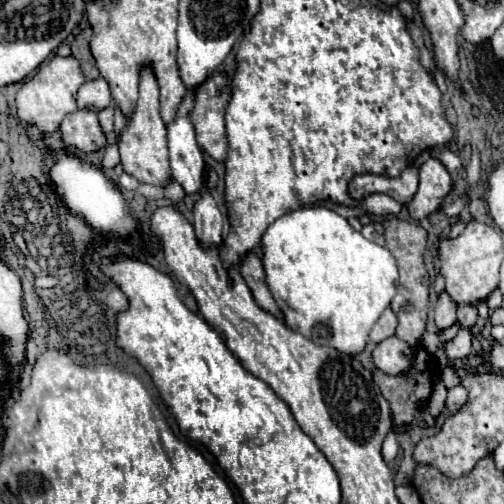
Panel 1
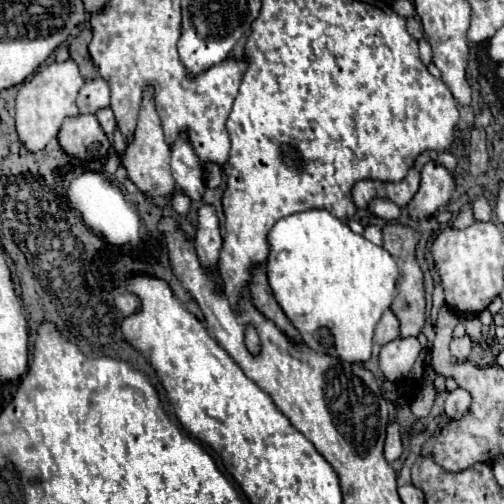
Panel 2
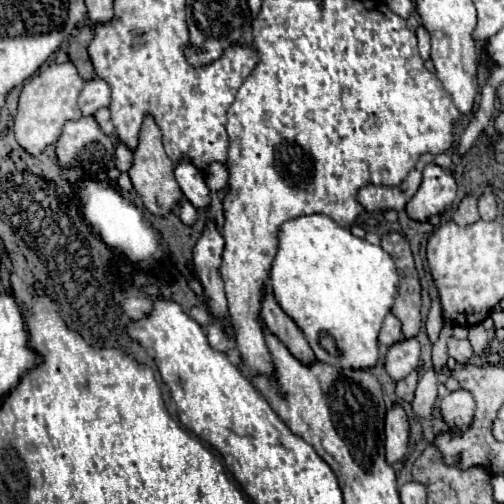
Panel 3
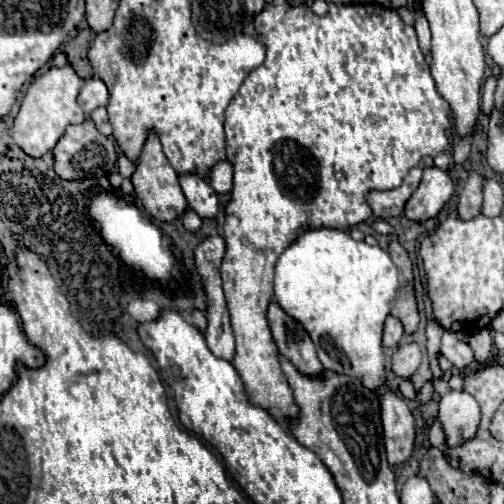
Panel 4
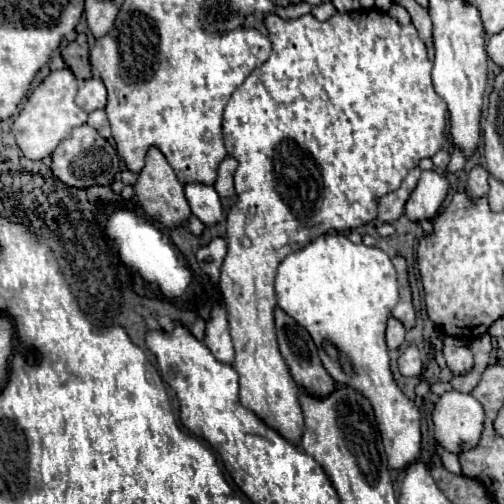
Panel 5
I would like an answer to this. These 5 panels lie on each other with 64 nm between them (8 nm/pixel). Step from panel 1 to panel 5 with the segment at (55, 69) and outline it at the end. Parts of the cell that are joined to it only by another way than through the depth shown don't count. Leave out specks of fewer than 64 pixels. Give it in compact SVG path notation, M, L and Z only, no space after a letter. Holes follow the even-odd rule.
M62 68L62 70L54 70L50 72L28 96L22 112L18 114L18 118L12 124L12 132L16 138L18 148L22 150L22 154L30 160L42 160L44 156L52 154L54 148L66 140L72 132L74 126L80 126L86 122L88 114L76 106L74 98L76 98L76 90L78 90L78 80L72 74L70 68Z

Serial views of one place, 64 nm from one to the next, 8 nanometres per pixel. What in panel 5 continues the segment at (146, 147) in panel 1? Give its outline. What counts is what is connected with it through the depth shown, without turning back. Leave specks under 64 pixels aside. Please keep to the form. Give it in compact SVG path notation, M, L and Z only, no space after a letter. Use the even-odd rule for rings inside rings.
M150 146L148 154L146 154L146 164L144 168L138 172L138 180L136 180L136 198L140 202L140 206L144 208L144 212L158 224L162 226L168 226L168 228L174 228L174 226L180 226L186 222L186 218L190 218L192 210L184 198L184 188L182 184L178 182L174 170L170 168L170 164L166 162L164 154L156 148L156 146Z

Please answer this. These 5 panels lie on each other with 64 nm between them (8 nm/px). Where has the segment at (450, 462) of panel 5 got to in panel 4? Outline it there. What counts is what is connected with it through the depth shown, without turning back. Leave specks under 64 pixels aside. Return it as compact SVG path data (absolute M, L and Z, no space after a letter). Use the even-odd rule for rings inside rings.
M434 420L434 424L430 426L430 434L428 434L428 438L430 438L430 444L432 444L432 446L440 448L442 452L446 452L446 446L444 446L446 436L444 436L444 428L442 428L442 424L440 424L438 420Z

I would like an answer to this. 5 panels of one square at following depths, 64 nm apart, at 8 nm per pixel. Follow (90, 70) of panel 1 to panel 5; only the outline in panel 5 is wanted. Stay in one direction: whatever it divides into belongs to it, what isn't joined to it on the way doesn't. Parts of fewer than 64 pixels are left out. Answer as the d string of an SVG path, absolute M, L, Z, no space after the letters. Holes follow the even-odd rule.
M78 34L78 38L74 42L70 42L68 46L62 48L62 56L66 66L74 72L76 78L90 78L90 62L88 62L88 42L86 42L86 34Z

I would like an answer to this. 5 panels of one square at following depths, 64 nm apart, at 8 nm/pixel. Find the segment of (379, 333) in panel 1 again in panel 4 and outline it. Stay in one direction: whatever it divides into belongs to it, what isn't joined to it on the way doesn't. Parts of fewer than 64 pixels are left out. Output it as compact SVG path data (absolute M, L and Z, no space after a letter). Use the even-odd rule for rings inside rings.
M388 316L388 318L386 318L386 322L384 322L384 336L382 336L382 344L384 344L384 346L394 348L394 346L398 346L398 344L400 344L402 336L404 336L404 328L402 328L400 320L398 320L398 318L394 318L394 316Z

